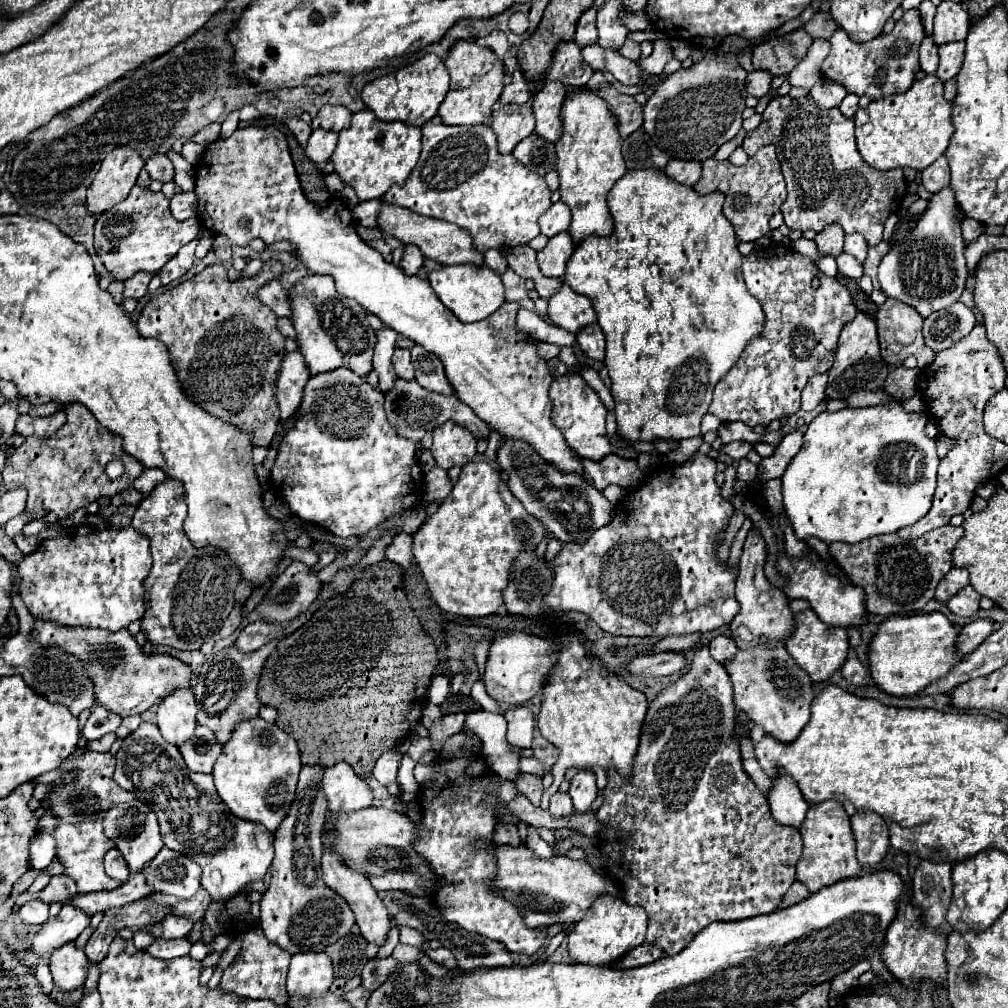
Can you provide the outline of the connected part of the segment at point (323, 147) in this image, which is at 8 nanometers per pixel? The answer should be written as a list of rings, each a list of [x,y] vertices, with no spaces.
[[[316,128],[308,140],[308,146],[306,146],[306,156],[312,160],[312,162],[326,162],[334,148],[336,148],[336,142],[338,142],[338,134],[332,132],[332,130],[324,130],[324,128]]]

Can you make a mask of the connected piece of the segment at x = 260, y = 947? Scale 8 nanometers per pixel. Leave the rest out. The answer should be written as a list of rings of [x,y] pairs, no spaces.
[[[256,926],[256,930],[238,932],[238,934],[234,934],[234,938],[242,942],[242,948],[240,948],[238,956],[234,958],[234,962],[224,970],[220,988],[224,992],[234,992],[234,994],[246,996],[246,998],[264,998],[264,1000],[272,1000],[276,1004],[286,1004],[288,994],[286,994],[284,982],[286,982],[290,956],[284,954],[284,950],[280,950],[278,946],[270,946],[264,938],[264,932],[258,926]]]

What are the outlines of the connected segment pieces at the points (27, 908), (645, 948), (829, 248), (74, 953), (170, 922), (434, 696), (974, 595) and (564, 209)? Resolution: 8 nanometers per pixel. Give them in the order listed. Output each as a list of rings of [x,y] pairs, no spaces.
[[[28,900],[26,904],[20,906],[18,918],[24,924],[32,924],[32,926],[44,924],[48,918],[48,904],[44,904],[42,900]]]
[[[642,944],[642,946],[636,946],[632,950],[628,950],[628,954],[624,954],[624,958],[616,960],[612,966],[614,968],[636,968],[636,966],[644,966],[644,964],[650,964],[654,960],[658,960],[662,956],[662,950],[652,946],[652,944]]]
[[[830,224],[820,234],[816,234],[814,240],[816,240],[818,250],[822,254],[838,256],[842,252],[842,246],[844,246],[844,230],[840,226],[836,226],[836,224]]]
[[[72,942],[68,946],[62,946],[50,958],[50,972],[54,978],[54,986],[60,988],[62,992],[78,990],[86,982],[88,966],[90,960],[82,950],[76,950]]]
[[[166,916],[162,920],[162,934],[158,940],[172,940],[172,938],[186,938],[192,928],[192,922],[188,922],[182,916]]]
[[[436,674],[432,678],[432,684],[430,684],[430,690],[428,690],[428,700],[436,706],[440,706],[450,694],[450,678],[448,676],[442,676],[442,674]]]
[[[966,586],[960,590],[960,594],[954,594],[952,598],[948,598],[946,606],[958,616],[972,616],[980,608],[978,602],[980,602],[978,592],[972,586]]]
[[[556,202],[548,208],[548,212],[538,220],[540,230],[544,236],[552,238],[570,226],[570,208],[564,202]]]

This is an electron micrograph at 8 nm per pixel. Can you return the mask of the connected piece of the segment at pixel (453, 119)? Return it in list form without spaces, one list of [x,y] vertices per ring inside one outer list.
[[[458,40],[446,60],[444,60],[448,72],[450,72],[450,90],[444,98],[444,102],[438,108],[438,114],[444,124],[484,124],[494,104],[498,102],[502,90],[504,90],[504,64],[498,60],[498,56],[490,48],[478,46],[474,40]]]

